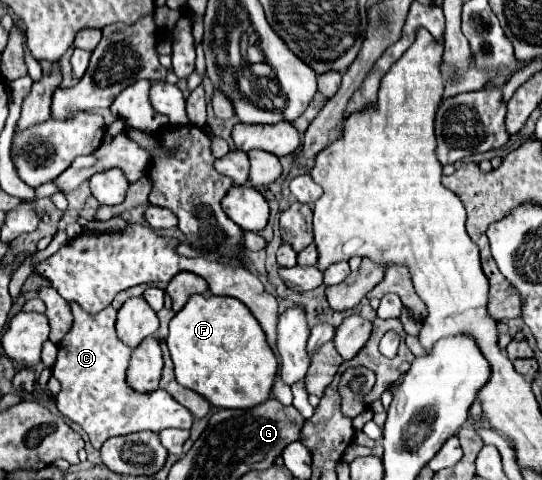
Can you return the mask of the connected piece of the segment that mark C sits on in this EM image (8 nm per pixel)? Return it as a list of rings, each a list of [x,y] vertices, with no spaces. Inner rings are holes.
[[[70,302],[74,326],[58,342],[58,356],[52,366],[52,376],[62,384],[56,396],[58,410],[82,426],[94,448],[100,448],[108,438],[132,434],[140,430],[162,432],[166,428],[190,428],[194,416],[184,406],[178,406],[166,390],[154,390],[152,394],[138,394],[126,384],[126,368],[130,360],[130,348],[116,336],[114,322],[116,310],[108,306],[94,318],[80,312],[76,302]]]

